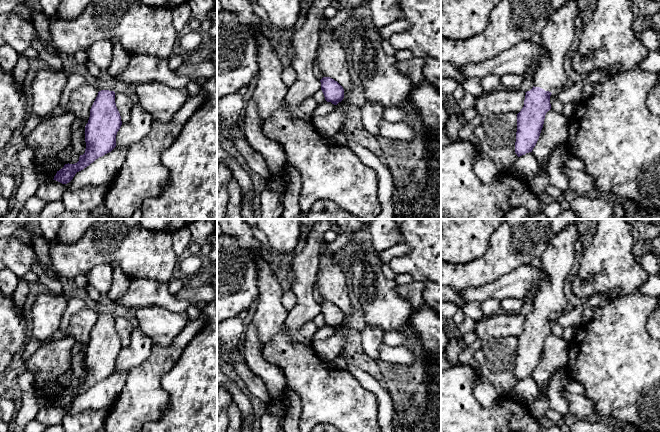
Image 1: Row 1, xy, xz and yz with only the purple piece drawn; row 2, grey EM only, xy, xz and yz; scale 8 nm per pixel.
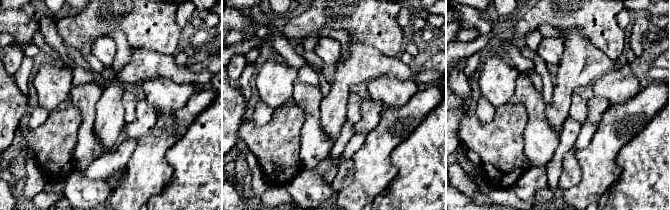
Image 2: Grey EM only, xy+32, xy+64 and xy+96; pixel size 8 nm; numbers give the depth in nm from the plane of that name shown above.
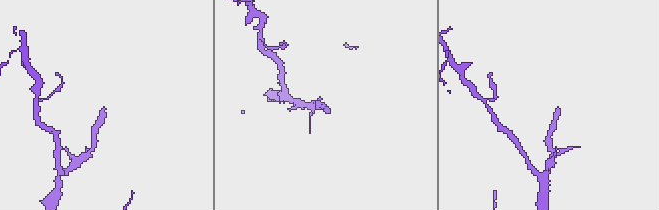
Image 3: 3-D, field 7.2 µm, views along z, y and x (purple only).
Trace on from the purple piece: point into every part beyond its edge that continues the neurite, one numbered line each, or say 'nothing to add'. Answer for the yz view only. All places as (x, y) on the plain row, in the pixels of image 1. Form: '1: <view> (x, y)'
1: yz (557, 260)

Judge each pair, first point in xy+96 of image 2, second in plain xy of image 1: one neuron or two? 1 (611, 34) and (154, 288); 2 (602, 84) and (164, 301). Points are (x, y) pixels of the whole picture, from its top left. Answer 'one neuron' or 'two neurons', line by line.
1: two neurons
2: two neurons

